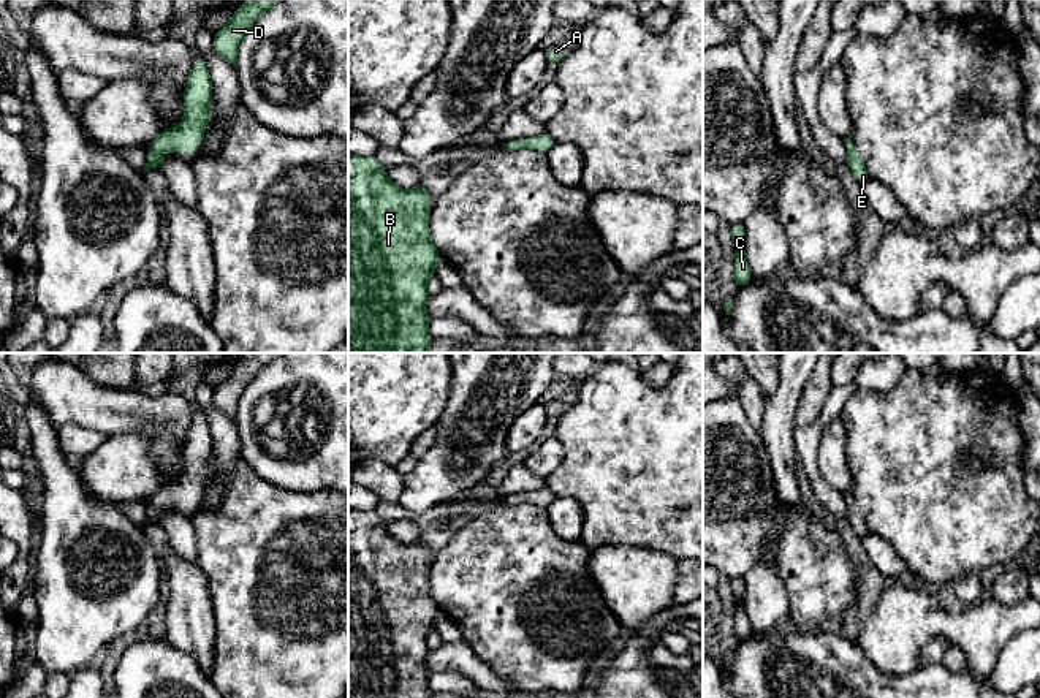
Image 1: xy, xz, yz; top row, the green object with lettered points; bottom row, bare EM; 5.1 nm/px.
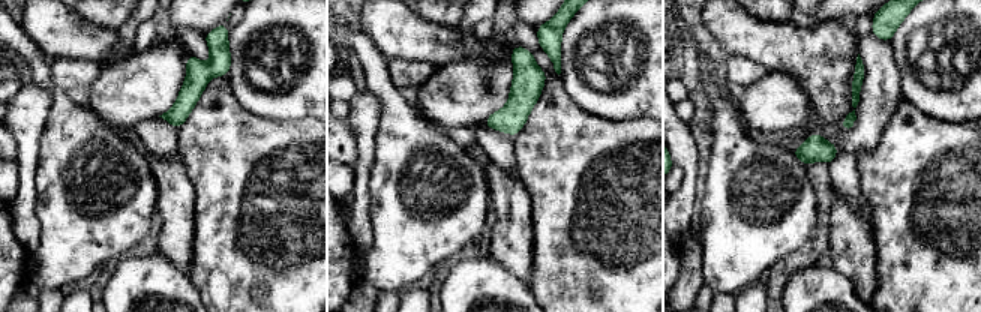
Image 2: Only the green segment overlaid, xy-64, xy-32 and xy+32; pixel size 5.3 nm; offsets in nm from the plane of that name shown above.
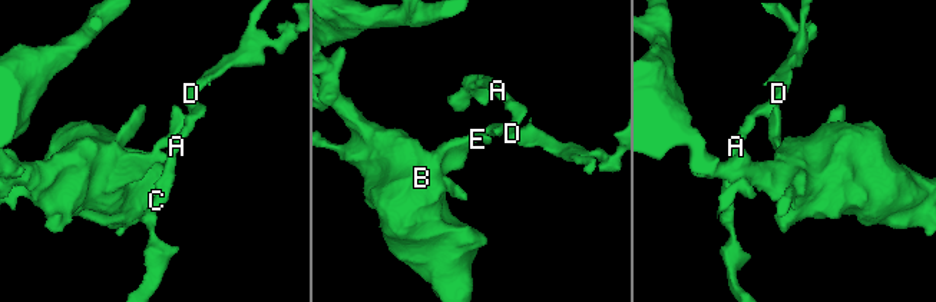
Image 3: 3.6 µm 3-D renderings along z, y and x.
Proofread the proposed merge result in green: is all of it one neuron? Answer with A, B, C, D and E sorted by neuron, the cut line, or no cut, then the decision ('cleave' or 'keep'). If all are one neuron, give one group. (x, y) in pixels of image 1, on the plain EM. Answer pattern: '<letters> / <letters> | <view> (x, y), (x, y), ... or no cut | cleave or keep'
A B C D E | no cut | keep

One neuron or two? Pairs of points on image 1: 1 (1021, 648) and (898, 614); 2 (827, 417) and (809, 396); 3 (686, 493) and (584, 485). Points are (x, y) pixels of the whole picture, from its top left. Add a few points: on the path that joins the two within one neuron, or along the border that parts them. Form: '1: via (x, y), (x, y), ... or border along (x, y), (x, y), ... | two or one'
1: border along (1023, 630), (1004, 646), (998, 659) | two
2: border along (833, 386), (822, 412), (811, 423), (798, 428) | two
3: via (660, 485), (610, 485) | one

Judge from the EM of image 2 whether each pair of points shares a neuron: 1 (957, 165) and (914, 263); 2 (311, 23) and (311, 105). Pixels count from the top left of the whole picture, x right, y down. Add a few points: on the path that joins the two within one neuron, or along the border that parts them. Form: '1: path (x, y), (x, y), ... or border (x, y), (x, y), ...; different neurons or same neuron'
1: path (957, 192), (956, 233), (941, 245); same neuron
2: path (300, 44), (288, 66), (303, 84); same neuron

